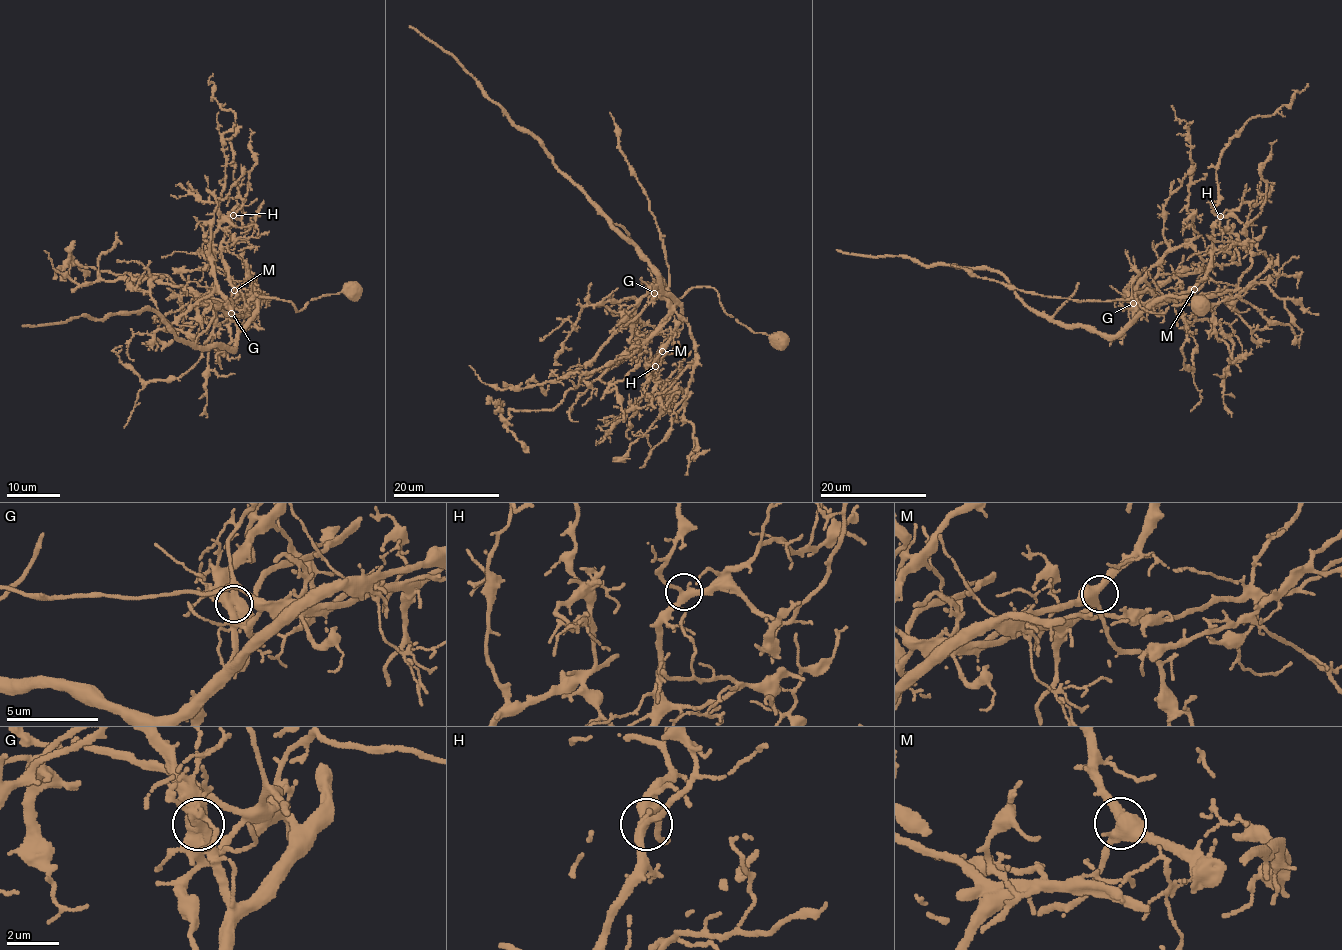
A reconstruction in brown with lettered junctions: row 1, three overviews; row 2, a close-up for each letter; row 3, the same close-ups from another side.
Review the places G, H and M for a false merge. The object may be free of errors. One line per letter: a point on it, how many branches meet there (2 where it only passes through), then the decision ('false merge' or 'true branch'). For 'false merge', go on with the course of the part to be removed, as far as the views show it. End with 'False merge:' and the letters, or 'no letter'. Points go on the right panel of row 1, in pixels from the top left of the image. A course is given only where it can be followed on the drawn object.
G: place (1133, 303); branches 3; false merge; course (1133, 303), (1137, 309), (1189, 296), (1209, 267), (1239, 263), (1237, 245), (1252, 244), (1270, 260), (1277, 254)
H: place (1220, 216); branches 3; true branch
M: place (1194, 289); branches 3; true branch
False merge: G

